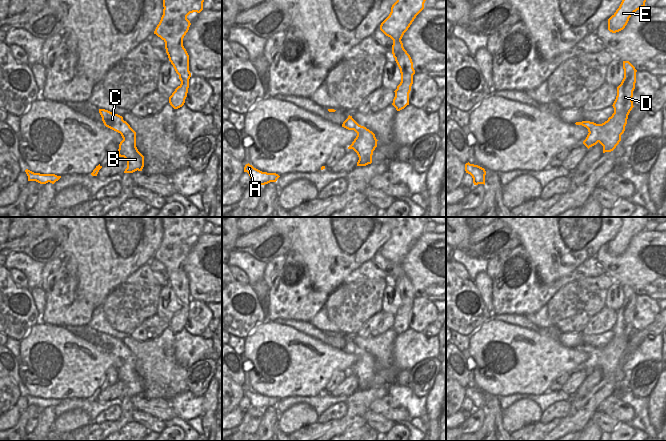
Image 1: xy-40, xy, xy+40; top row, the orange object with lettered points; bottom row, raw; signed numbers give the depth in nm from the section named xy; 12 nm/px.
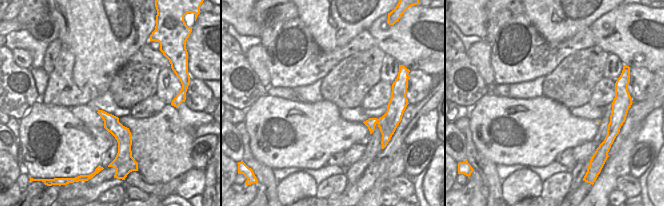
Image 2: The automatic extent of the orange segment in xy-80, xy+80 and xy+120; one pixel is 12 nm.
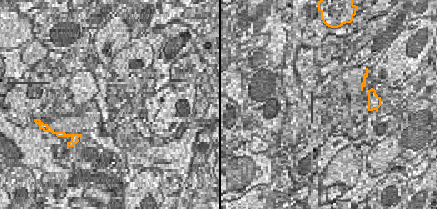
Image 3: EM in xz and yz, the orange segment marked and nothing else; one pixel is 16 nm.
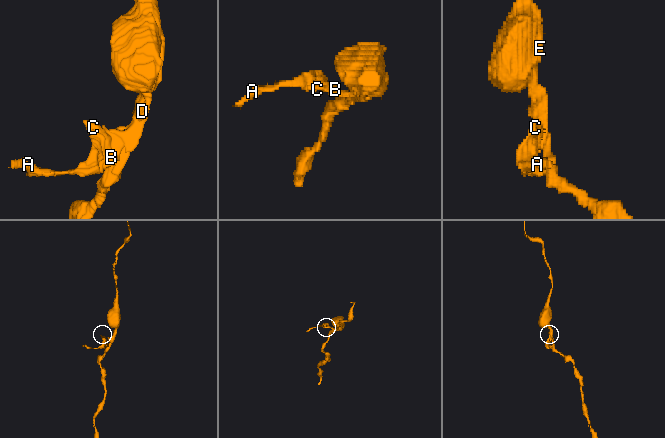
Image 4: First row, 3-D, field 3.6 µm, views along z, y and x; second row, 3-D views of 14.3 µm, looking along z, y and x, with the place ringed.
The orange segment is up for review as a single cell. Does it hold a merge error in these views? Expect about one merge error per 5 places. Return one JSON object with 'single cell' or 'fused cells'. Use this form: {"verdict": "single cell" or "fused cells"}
{"verdict": "fused cells"}

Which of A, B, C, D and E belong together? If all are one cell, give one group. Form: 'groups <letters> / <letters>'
groups A B C / D E

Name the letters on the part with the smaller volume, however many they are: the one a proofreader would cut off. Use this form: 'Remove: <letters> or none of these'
Remove: A, B, C.

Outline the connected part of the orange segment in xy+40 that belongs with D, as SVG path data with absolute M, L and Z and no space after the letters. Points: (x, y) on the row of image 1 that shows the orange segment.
M623 61L624 78L617 87L617 96L613 103L614 113L601 126L599 143L603 146L603 153L613 151L621 141L625 131L627 119L633 106L633 91L636 83L637 70L629 61Z

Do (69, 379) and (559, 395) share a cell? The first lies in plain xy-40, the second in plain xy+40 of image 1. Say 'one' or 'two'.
two

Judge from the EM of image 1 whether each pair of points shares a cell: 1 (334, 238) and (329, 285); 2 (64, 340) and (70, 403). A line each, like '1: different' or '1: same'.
1: same
2: different

